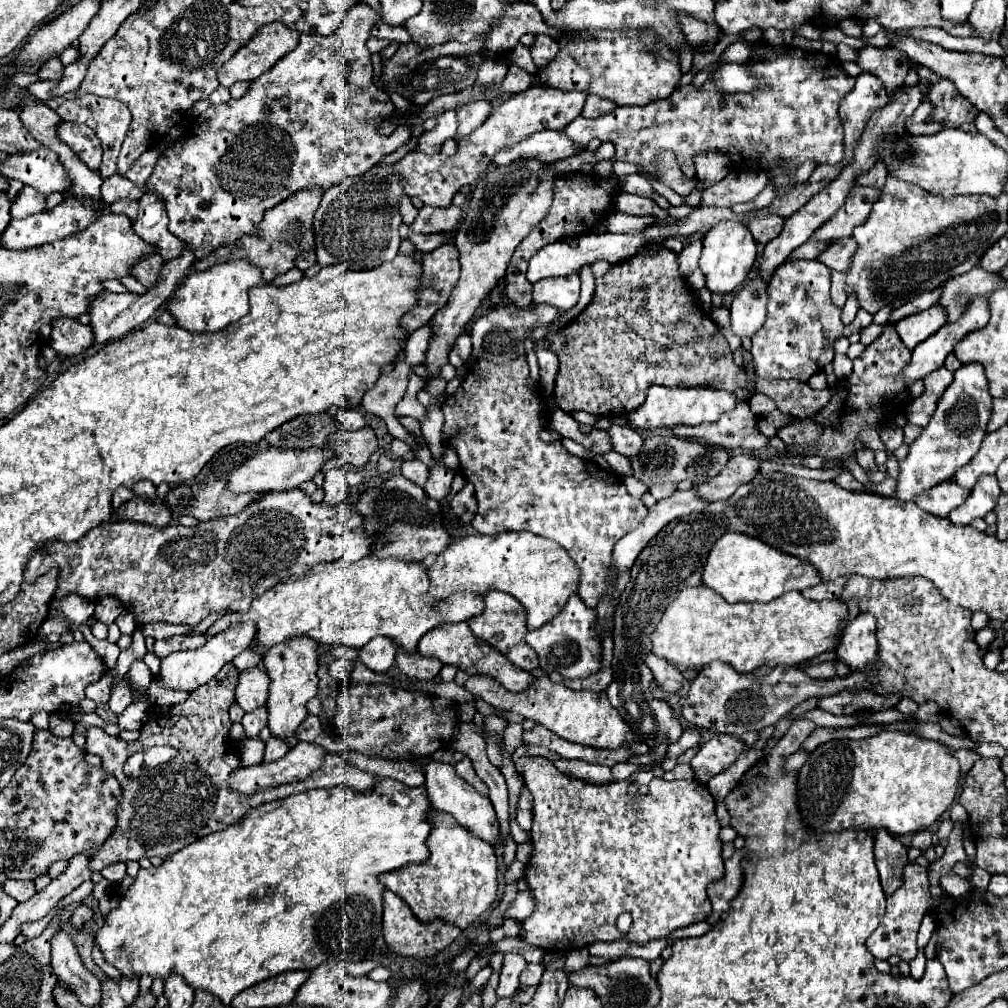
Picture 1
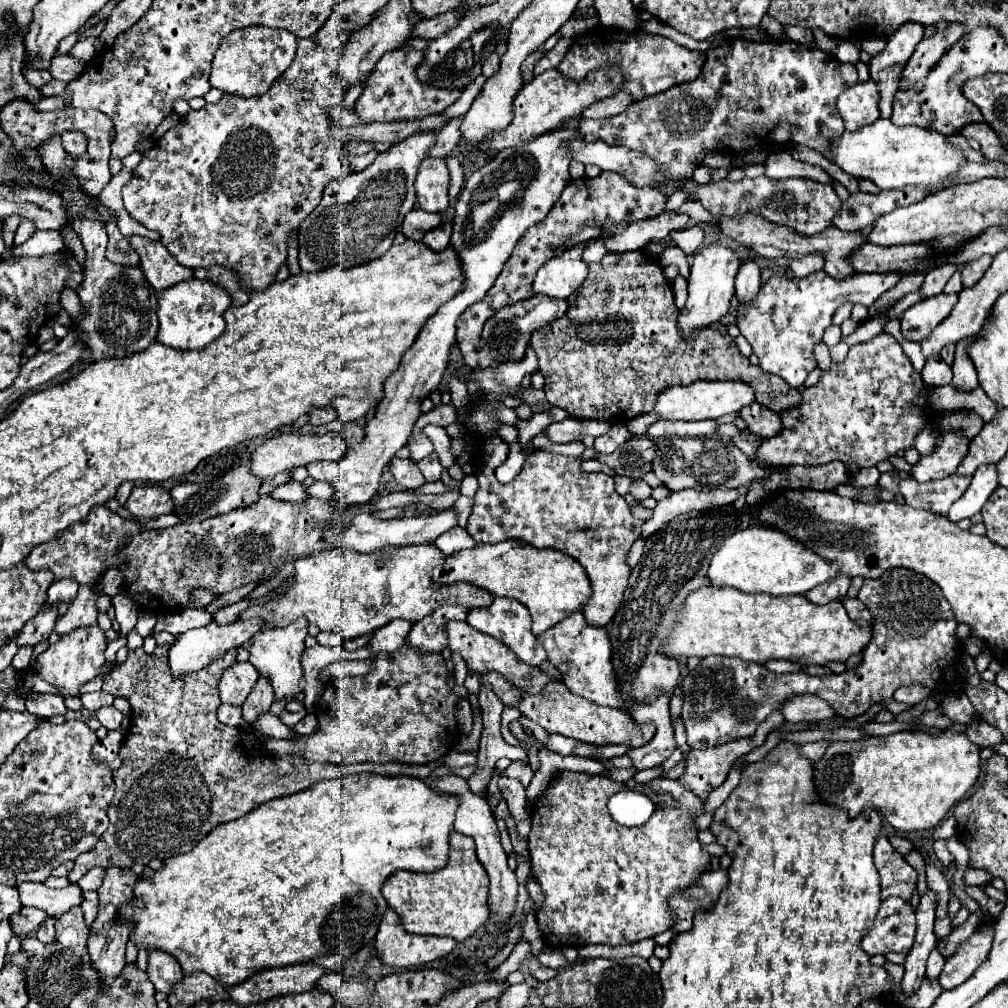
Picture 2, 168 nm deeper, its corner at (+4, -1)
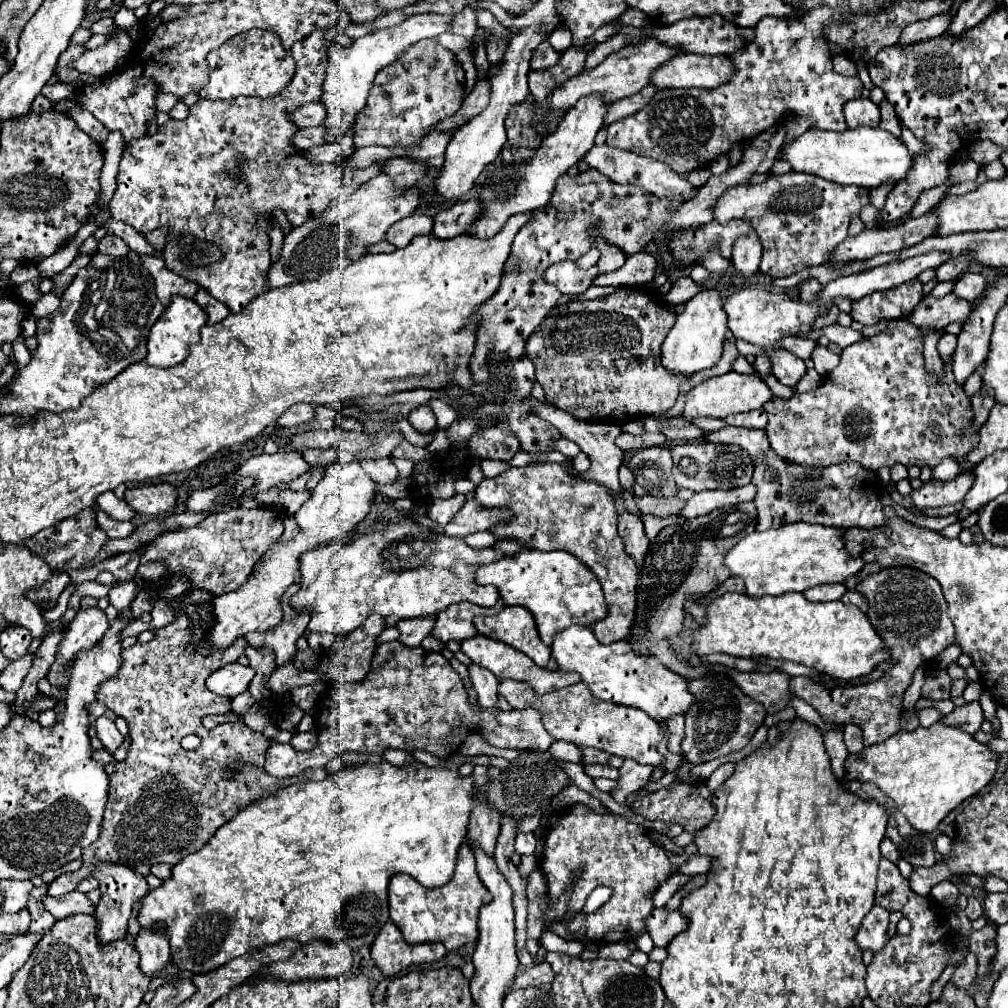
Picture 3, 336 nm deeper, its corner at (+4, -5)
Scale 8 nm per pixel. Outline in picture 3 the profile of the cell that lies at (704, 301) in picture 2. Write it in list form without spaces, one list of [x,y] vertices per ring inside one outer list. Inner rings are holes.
[[[704,285],[692,299],[684,303],[684,311],[678,315],[674,327],[662,343],[662,365],[676,375],[694,375],[696,371],[710,369],[722,355],[722,343],[726,333],[724,297],[718,285]]]

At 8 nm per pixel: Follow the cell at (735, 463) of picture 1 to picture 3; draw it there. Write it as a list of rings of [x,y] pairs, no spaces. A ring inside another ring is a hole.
[[[896,319],[886,331],[846,347],[840,355],[838,367],[814,391],[802,395],[794,393],[792,399],[772,397],[764,405],[764,411],[768,413],[766,433],[770,447],[788,463],[798,463],[802,467],[828,467],[844,461],[856,461],[870,471],[892,467],[894,463],[902,463],[906,467],[934,467],[946,455],[954,455],[964,467],[966,455],[978,441],[978,431],[970,425],[974,415],[970,397],[954,381],[950,363],[950,359],[944,361],[946,375],[942,379],[928,375],[922,357],[922,333],[906,319]]]

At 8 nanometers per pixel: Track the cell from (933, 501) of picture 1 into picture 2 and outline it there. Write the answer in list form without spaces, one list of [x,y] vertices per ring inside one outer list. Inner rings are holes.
[[[950,475],[940,481],[918,483],[910,477],[900,479],[900,493],[904,495],[906,503],[914,509],[926,509],[940,515],[948,515],[950,505],[964,495],[970,485],[970,477],[964,475]]]

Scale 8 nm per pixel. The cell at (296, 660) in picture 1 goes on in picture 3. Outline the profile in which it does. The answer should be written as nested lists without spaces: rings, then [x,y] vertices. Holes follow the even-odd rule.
[[[298,613],[292,621],[282,621],[270,631],[246,635],[246,641],[250,647],[270,647],[276,653],[276,665],[286,665],[294,659],[298,651],[296,641],[304,635],[308,621],[310,613]]]

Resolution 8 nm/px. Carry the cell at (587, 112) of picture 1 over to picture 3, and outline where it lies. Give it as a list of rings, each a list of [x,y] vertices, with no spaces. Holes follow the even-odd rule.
[[[646,85],[646,87],[644,87],[642,91],[638,91],[636,95],[630,95],[630,97],[626,97],[626,99],[618,99],[618,101],[610,103],[610,105],[608,105],[608,113],[606,113],[606,117],[604,117],[604,123],[610,125],[610,123],[614,123],[614,121],[620,121],[620,119],[624,119],[624,117],[640,111],[640,109],[654,97],[656,91],[658,91],[658,89],[654,89],[652,85]]]

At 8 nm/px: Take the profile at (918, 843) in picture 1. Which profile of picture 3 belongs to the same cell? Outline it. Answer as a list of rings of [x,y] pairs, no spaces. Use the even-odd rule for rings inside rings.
[[[886,837],[884,841],[882,841],[882,847],[880,847],[880,849],[882,849],[882,855],[884,855],[886,859],[890,859],[892,863],[896,863],[896,861],[900,859],[900,855],[898,855],[898,849],[896,849],[896,845],[894,845],[894,843],[892,843],[892,841],[888,839],[888,837]]]

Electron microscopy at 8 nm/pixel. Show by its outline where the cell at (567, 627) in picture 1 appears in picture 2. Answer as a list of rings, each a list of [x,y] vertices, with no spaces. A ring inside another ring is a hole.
[[[580,611],[544,631],[538,639],[546,647],[548,661],[556,665],[564,685],[574,695],[580,695],[604,707],[628,707],[634,701],[628,695],[624,695],[618,687],[618,679],[612,667],[612,645],[608,631],[604,627],[590,627]]]

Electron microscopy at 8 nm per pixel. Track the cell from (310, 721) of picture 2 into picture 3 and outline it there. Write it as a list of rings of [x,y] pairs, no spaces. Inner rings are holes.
[[[308,731],[308,733],[294,733],[290,745],[292,745],[294,749],[298,749],[298,751],[308,751],[308,749],[312,749],[312,747],[316,745],[316,739],[318,739],[316,731]]]

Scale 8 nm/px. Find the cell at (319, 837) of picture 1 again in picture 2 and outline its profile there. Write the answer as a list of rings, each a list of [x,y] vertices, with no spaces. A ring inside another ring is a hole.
[[[358,773],[358,775],[344,775],[334,781],[316,781],[316,785],[312,785],[310,789],[304,789],[304,791],[288,795],[288,797],[278,797],[274,801],[266,801],[264,805],[242,815],[240,819],[218,825],[192,851],[166,859],[164,867],[160,871],[156,871],[152,879],[138,879],[138,883],[136,883],[136,895],[144,901],[144,909],[134,909],[134,907],[126,905],[120,909],[120,919],[134,921],[132,939],[136,945],[144,945],[146,951],[162,949],[162,951],[170,953],[172,957],[176,957],[176,961],[180,963],[180,967],[186,975],[204,971],[210,977],[218,979],[224,987],[242,983],[256,971],[262,971],[264,967],[270,969],[270,967],[306,963],[318,955],[326,955],[326,953],[334,953],[334,951],[340,957],[348,959],[376,937],[378,923],[382,921],[382,915],[388,909],[388,905],[380,893],[380,887],[396,869],[432,873],[432,871],[442,869],[448,863],[448,839],[450,839],[450,831],[452,831],[450,827],[454,825],[456,807],[458,807],[456,795],[446,795],[446,793],[442,795],[442,791],[428,787],[426,781],[408,777],[408,775],[388,777],[388,775],[376,775],[376,773]]]

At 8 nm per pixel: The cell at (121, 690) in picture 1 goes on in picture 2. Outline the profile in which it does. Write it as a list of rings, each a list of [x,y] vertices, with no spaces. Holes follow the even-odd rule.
[[[104,707],[104,709],[98,709],[96,717],[98,717],[98,721],[100,721],[100,723],[102,723],[108,731],[120,729],[120,723],[122,723],[122,719],[124,719],[124,715],[122,715],[118,709],[114,709],[114,707]]]

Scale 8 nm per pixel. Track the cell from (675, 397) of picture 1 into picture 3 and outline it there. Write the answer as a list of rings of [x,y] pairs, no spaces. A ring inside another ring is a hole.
[[[726,373],[720,377],[706,379],[704,383],[696,385],[692,391],[686,393],[686,405],[682,417],[696,419],[696,417],[726,417],[732,413],[746,413],[752,409],[762,409],[764,403],[772,397],[768,385],[756,375],[740,375],[740,373]]]

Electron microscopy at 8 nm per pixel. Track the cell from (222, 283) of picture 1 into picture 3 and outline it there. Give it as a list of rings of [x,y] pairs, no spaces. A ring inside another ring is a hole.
[[[174,295],[172,303],[158,317],[158,323],[154,323],[154,327],[150,329],[148,355],[144,361],[156,367],[174,367],[182,363],[186,355],[190,355],[190,347],[194,343],[200,343],[200,329],[206,325],[206,321],[208,321],[208,315],[202,311],[202,307],[198,307],[198,303],[182,295]]]

